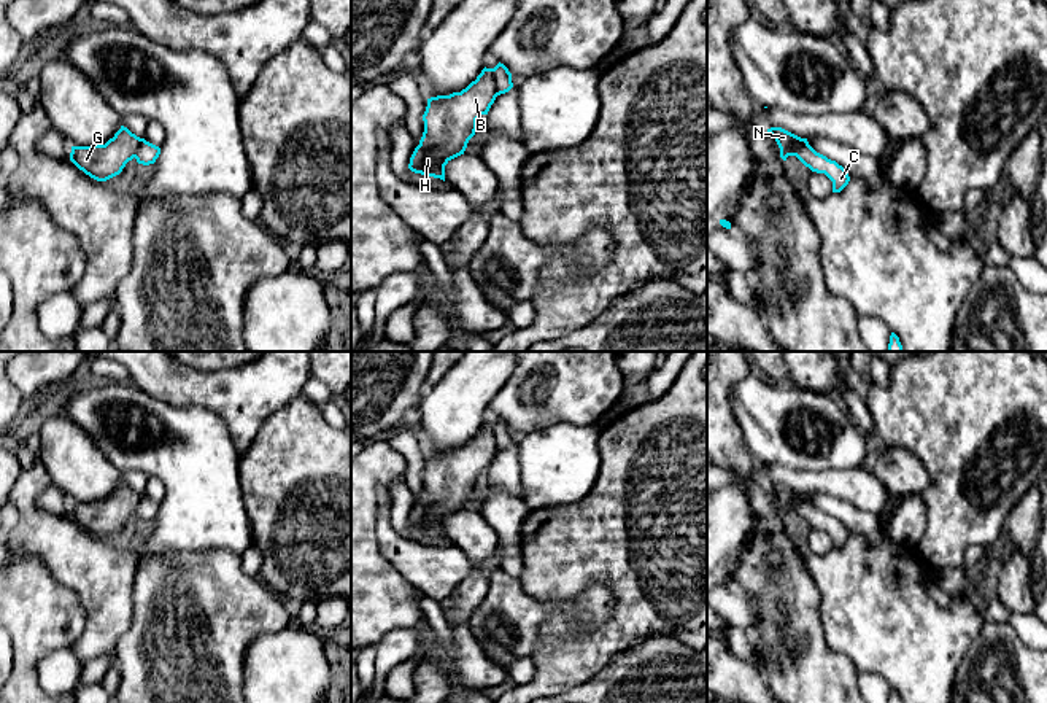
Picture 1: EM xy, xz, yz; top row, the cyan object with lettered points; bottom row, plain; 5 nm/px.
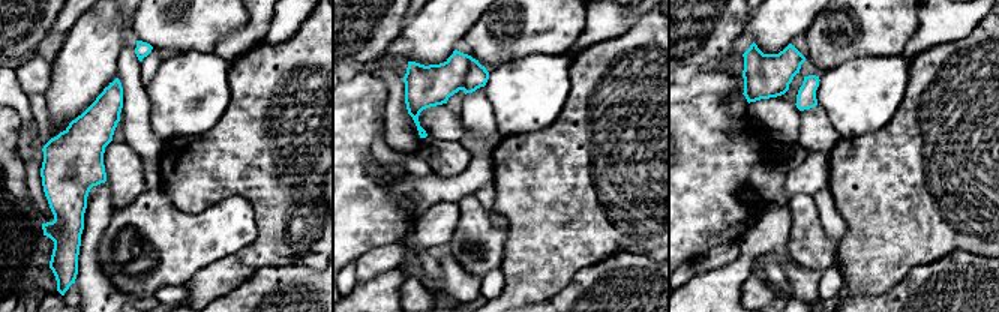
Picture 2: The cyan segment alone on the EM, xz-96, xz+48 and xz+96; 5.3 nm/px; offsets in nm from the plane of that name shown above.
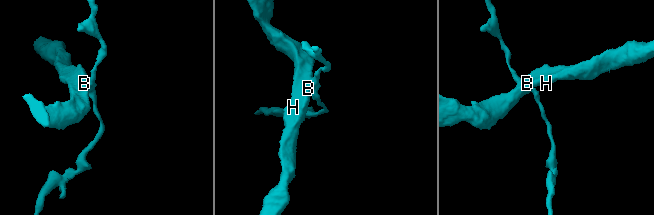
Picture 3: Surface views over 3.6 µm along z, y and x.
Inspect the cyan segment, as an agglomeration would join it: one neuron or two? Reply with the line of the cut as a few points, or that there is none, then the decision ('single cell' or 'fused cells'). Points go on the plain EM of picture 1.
xz (491, 425), (498, 450) | fused cells

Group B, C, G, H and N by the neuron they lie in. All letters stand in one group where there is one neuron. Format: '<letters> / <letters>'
B G H / C N

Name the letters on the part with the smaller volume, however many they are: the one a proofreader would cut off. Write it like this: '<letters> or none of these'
C, N

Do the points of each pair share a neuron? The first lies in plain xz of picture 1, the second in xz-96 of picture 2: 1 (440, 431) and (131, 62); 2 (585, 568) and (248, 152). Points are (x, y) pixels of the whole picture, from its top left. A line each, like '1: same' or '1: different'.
1: different
2: same

